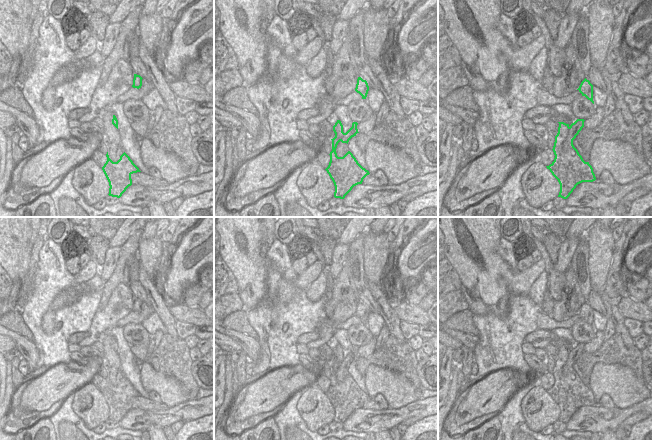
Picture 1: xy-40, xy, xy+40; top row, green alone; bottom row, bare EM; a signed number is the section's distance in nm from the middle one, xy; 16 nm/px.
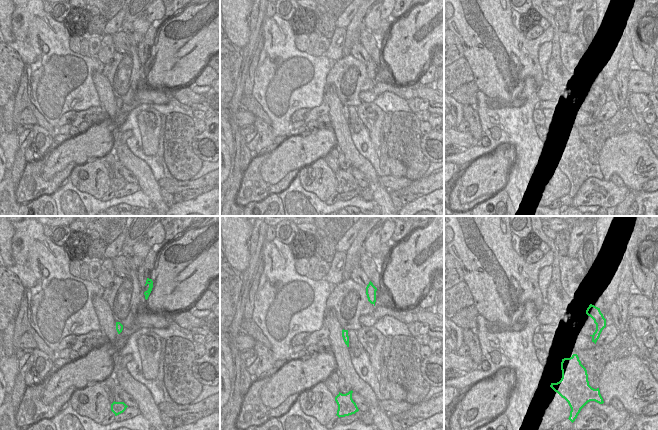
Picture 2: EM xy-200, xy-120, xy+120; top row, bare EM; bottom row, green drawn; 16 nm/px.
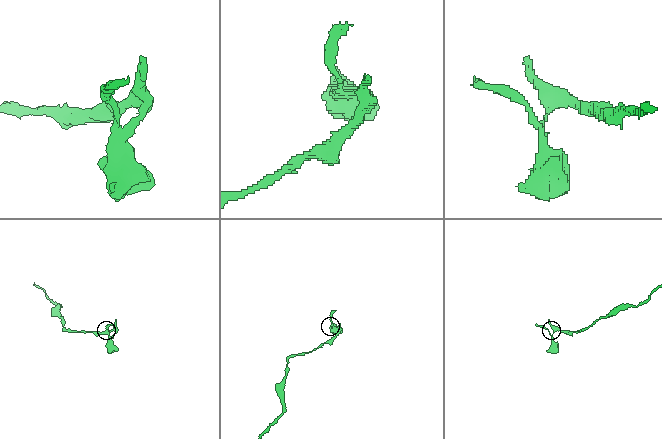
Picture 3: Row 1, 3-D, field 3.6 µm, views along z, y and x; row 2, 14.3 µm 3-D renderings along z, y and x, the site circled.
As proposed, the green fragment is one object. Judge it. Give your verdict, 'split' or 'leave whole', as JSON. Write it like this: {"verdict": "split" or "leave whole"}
{"verdict": "split"}

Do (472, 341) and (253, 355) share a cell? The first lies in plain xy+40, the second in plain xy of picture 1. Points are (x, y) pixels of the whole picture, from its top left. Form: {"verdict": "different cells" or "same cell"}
{"verdict": "same cell"}

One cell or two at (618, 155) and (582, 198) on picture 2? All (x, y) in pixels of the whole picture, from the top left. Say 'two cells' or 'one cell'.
two cells

